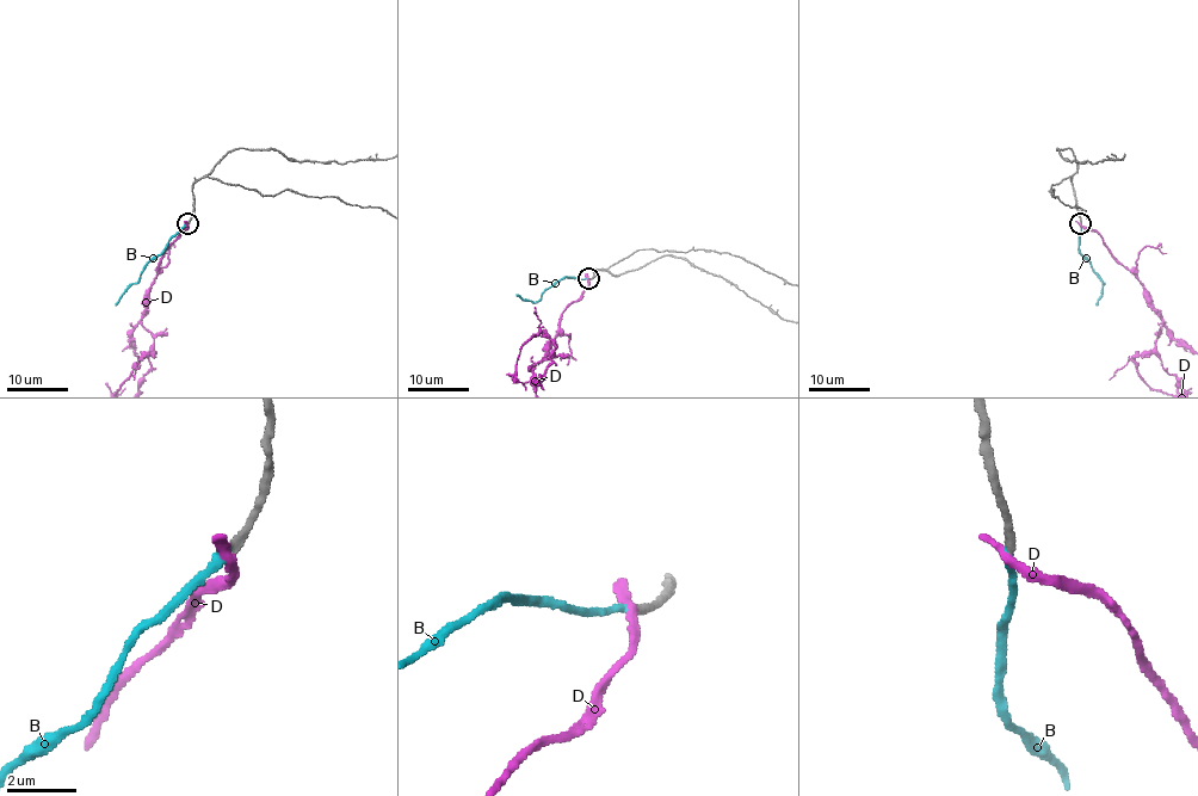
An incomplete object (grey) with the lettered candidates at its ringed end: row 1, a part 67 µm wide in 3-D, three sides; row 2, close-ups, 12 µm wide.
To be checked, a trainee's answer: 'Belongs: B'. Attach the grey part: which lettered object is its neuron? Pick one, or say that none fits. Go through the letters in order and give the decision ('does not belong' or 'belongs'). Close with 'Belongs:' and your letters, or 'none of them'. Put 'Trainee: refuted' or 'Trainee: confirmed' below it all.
B: belongs
D: does not belong
Belongs: B
Trainee: confirmed

